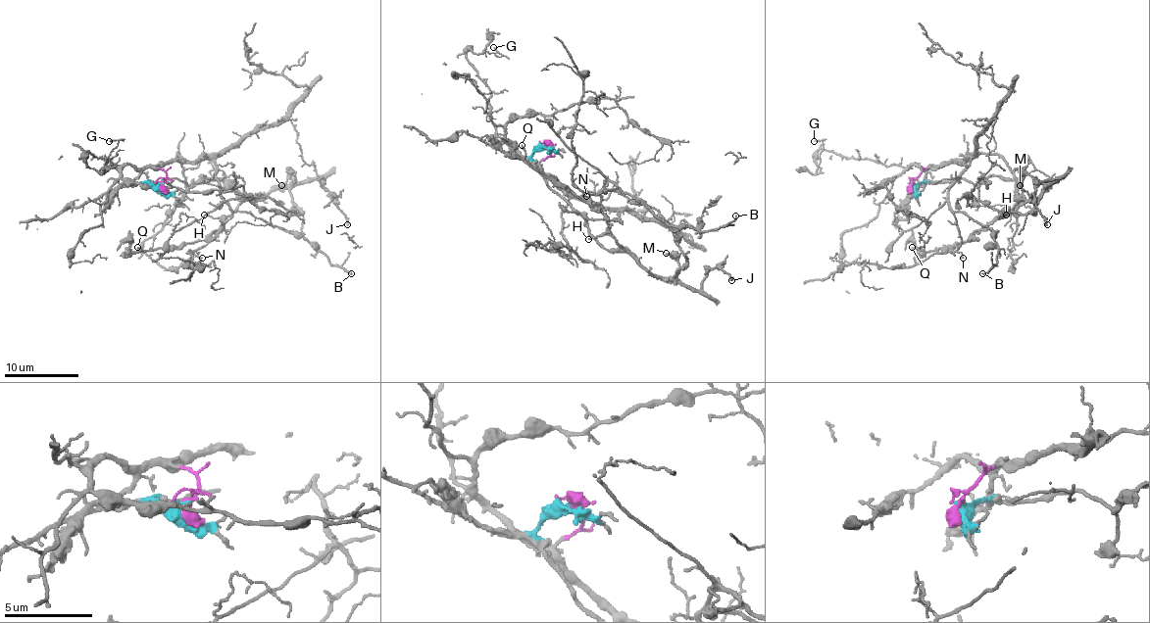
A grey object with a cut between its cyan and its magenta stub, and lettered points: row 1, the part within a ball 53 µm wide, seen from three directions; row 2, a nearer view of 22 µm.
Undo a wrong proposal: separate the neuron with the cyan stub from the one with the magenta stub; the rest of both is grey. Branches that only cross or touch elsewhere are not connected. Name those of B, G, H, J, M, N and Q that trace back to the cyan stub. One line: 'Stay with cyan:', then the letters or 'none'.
Stay with cyan: H, J, M, Q

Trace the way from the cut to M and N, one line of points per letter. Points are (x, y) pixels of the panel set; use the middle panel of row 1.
M: (547, 145), (534, 153), (532, 166), (606, 249), (624, 249), (651, 273), (673, 276), (676, 260), (666, 253)
N: (547, 145), (541, 169), (566, 191), (595, 203), (604, 182), (616, 186), (582, 191), (586, 197)

